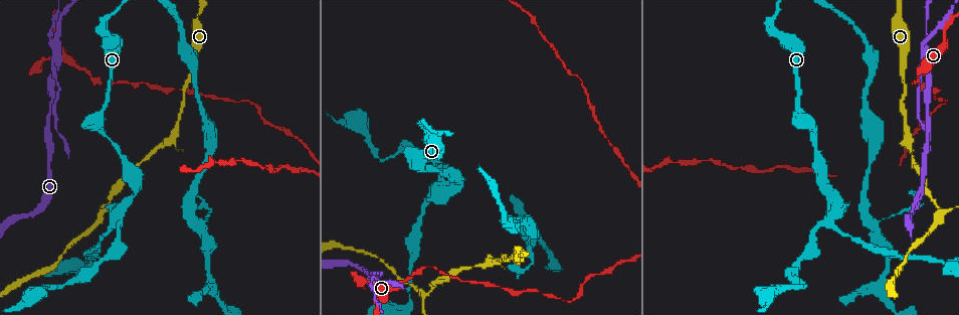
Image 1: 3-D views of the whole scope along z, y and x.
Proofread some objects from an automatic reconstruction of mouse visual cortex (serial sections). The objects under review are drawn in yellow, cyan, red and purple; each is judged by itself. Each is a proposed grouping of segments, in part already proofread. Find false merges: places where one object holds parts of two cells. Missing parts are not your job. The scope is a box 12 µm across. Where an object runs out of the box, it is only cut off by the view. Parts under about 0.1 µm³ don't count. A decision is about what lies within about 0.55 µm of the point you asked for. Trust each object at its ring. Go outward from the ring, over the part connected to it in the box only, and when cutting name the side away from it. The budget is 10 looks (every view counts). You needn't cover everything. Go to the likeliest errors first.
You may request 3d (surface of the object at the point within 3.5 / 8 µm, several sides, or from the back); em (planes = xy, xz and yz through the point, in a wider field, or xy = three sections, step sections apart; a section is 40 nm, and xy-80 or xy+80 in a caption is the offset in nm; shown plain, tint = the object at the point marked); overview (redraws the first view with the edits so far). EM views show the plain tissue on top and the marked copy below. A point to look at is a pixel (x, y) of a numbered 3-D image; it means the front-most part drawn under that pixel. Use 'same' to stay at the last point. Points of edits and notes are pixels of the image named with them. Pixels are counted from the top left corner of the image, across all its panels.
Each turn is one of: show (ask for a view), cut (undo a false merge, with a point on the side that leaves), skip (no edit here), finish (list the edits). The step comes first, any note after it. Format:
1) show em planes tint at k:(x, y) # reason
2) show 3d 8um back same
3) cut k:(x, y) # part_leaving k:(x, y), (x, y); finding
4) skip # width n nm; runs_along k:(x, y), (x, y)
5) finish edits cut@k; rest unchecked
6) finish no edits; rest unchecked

show 3d 3.5um at 1:(53, 67) # two arms in line, one across

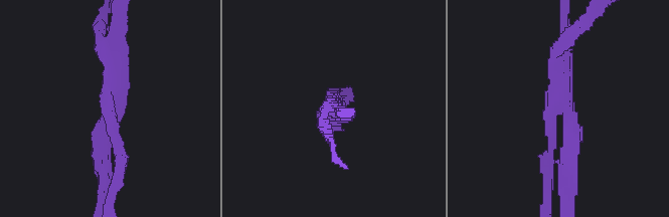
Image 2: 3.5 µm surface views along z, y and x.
show em xy step 2 tint at 2:(108, 101)

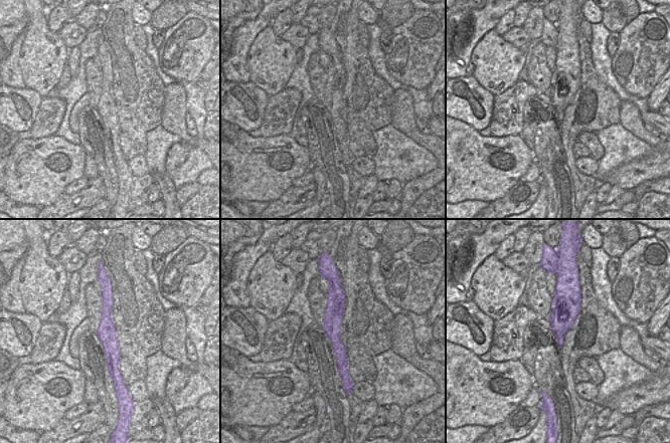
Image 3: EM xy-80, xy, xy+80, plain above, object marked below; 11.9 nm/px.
cut 2:(553, 146) # two cells meet here

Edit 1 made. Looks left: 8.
show overview # redraw

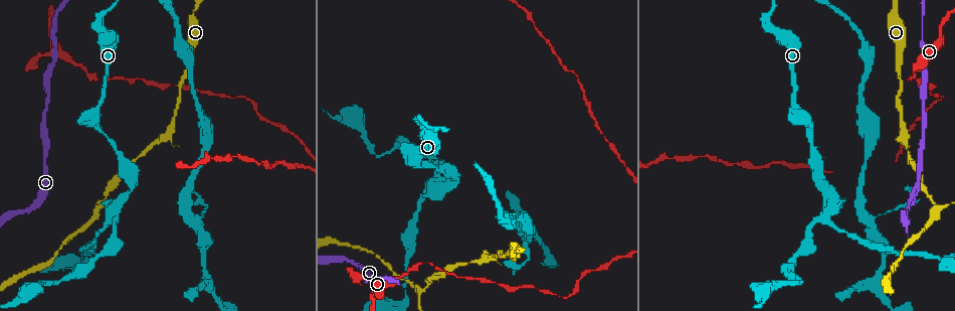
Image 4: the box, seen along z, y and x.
show 3d 3.5um at 4:(422, 289) # abrupt turn

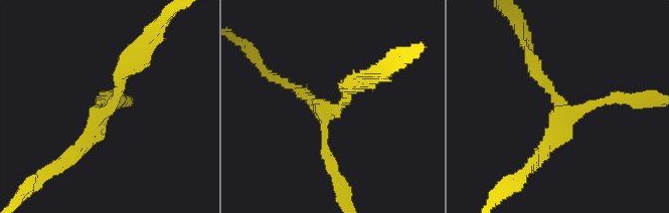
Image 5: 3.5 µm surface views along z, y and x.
show em xy step 1 tint at 5:(328, 110) # arms 3; arm_widths 150, 200, 200 nm; need the tissue

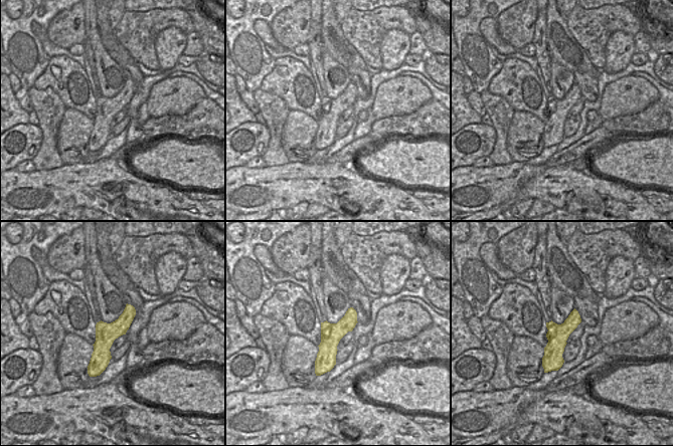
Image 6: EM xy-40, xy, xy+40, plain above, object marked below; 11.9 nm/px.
skip # width 260 nm; runs_along 6:(130, 307), (104, 341), (95, 373); all the same cell

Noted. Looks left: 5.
show 3d 8um at 4:(113, 211) # three-way junction

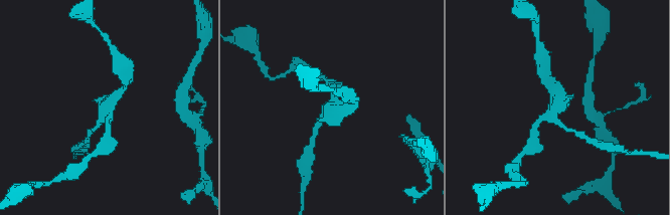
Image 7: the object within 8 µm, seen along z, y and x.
show em xy step 5 tint at 7:(106, 109)

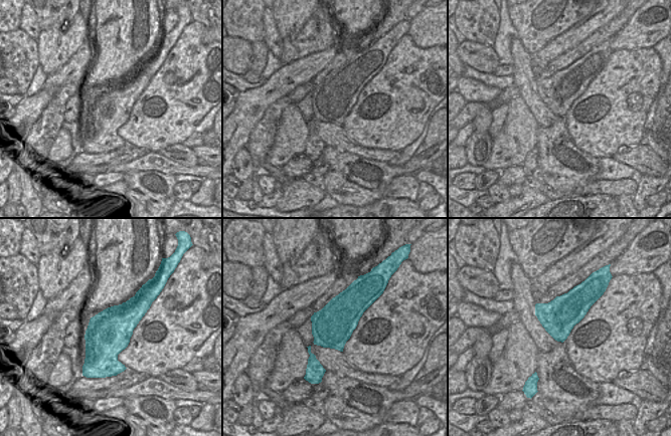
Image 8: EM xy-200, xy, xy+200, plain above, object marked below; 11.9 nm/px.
skip # one cell here

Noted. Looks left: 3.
show 3d 3.5um at 4:(908, 80) # sharp bend

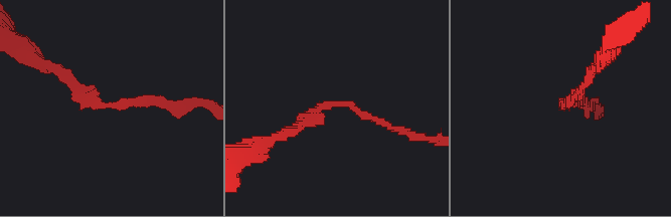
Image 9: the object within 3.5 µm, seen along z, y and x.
show em xy step 2 tint at 9:(101, 105)

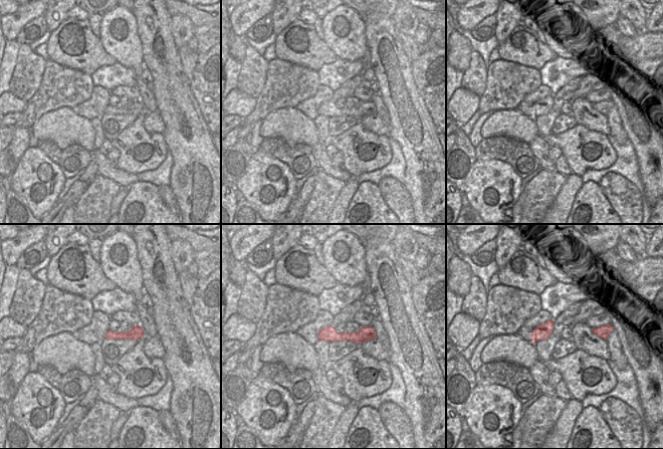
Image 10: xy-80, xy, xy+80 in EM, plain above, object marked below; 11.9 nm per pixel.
skip # width 180 nm; runs_along 9:(53, 66), (88, 100), (162, 103); all the same cell

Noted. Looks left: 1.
finish edits cut@2; rest unchecked

